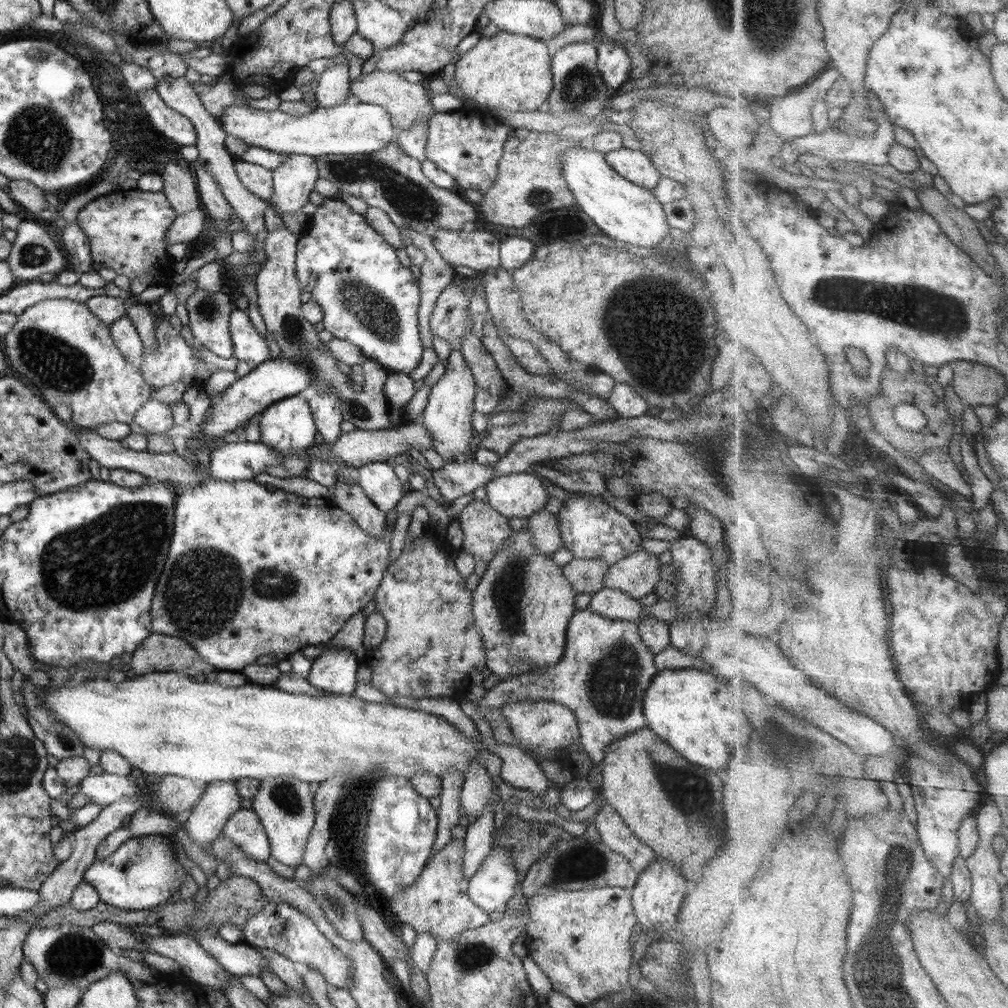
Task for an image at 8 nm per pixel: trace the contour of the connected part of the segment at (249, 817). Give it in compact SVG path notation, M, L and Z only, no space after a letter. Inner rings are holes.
M241 808L227 820L223 833L254 860L267 862L270 843L259 816L252 809Z

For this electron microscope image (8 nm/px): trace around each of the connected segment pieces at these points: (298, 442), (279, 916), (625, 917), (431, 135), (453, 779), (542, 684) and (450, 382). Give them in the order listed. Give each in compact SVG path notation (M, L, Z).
M298 395L292 396L286 400L274 402L272 406L262 411L261 415L258 424L260 441L270 445L282 456L282 463L278 466L285 468L292 477L307 478L310 461L306 459L306 454L308 454L308 447L314 444L314 437L317 433L308 402Z
M268 902L261 912L248 918L248 922L241 930L241 936L245 944L258 950L272 949L292 962L301 962L307 967L316 968L329 986L346 989L351 984L349 975L351 974L351 959L346 958L336 946L333 946L310 918L292 906Z
M542 887L542 891L532 895L527 900L527 911L529 912L527 925L523 937L525 938L530 958L543 970L544 974L550 978L553 990L561 992L564 996L571 998L576 1006L590 1006L596 999L605 997L607 994L623 991L631 988L631 973L633 966L633 948L630 944L630 936L633 934L637 918L633 912L631 904L632 890L619 887L594 888L594 890L550 890L550 887Z
M467 104L456 111L435 112L427 126L426 158L454 178L456 189L486 193L496 180L510 127L501 123L493 112Z
M447 772L441 779L440 808L437 811L437 837L432 847L431 856L438 849L444 848L452 840L450 829L458 825L460 820L460 791L465 781L461 772Z
M589 606L576 609L568 621L566 644L562 658L542 670L522 672L499 682L479 700L478 710L486 718L492 708L501 708L505 704L522 700L552 700L569 708L576 717L579 728L579 742L584 746L594 764L600 764L603 752L609 744L626 733L647 726L642 712L642 701L651 680L658 674L654 665L654 656L644 644L639 633L638 623L629 620L610 620L594 612Z
M452 348L444 374L432 385L428 404L419 418L420 423L430 434L433 441L432 450L445 461L458 461L468 452L468 445L474 440L471 417L474 412L474 398L477 392L472 370L465 361L460 349Z

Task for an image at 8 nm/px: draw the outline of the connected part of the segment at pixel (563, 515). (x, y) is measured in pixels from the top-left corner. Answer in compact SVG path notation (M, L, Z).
M578 493L577 497L565 500L564 506L555 515L563 546L572 551L573 558L598 559L613 565L625 556L644 550L641 545L643 538L636 529L637 524L614 507L610 507L610 504L598 495Z

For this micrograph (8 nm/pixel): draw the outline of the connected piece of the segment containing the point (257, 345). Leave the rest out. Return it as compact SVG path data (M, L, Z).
M233 310L229 318L229 327L235 358L245 360L252 366L262 364L271 358L270 347L252 325L247 310Z

